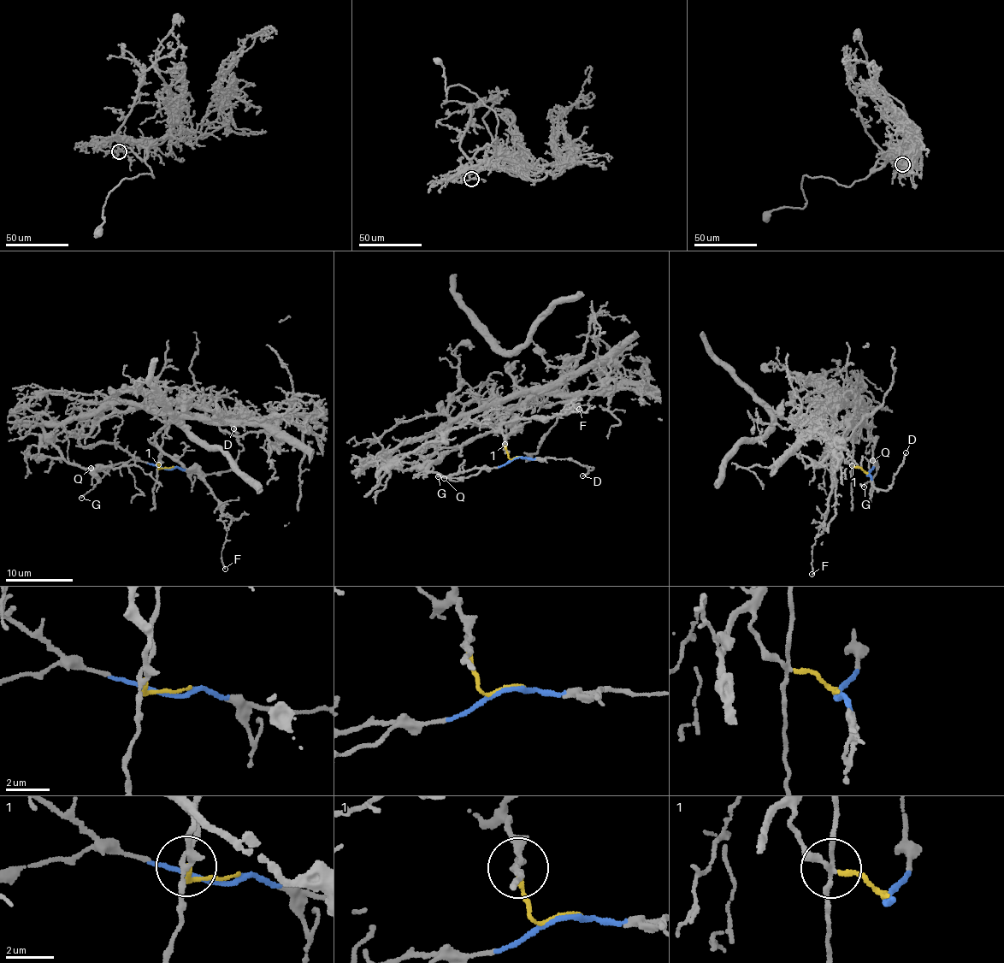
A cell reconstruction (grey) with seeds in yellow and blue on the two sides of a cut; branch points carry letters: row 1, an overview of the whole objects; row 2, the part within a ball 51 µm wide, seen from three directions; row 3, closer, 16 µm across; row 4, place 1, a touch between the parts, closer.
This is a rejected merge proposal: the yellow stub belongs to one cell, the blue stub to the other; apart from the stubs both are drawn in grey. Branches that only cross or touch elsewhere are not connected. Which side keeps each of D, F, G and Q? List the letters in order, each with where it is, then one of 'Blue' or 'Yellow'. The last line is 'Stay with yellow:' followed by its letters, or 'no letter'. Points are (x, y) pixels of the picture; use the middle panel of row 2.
D: Place: (582, 475). Blue
F: Place: (579, 409). Yellow
G: Place: (438, 476). Blue
Q: Place: (444, 478). Blue
Stay with yellow: F

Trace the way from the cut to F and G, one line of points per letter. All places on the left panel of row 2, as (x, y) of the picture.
F: (166, 468), (160, 469), (159, 450), (186, 468), (192, 468), (217, 502), (227, 533), (221, 550), (225, 568)
G: (166, 468), (141, 460), (115, 465), (81, 497)

